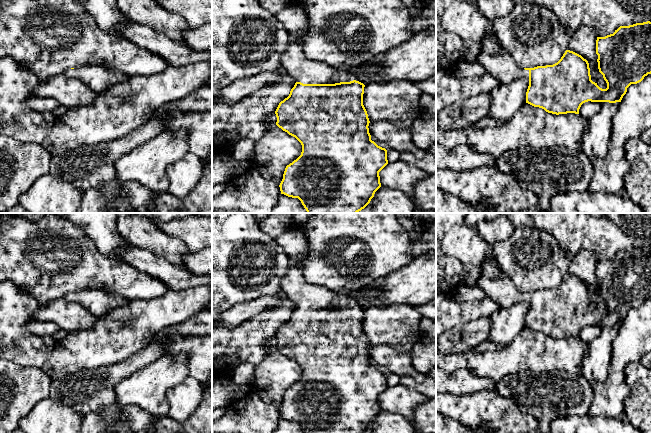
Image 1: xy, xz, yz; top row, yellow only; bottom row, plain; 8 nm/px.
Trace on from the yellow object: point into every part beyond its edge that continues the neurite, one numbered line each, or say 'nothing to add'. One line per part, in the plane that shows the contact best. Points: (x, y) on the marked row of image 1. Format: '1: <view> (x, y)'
1: xz (293, 60)

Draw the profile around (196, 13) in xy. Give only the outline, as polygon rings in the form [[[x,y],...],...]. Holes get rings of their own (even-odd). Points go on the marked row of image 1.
[[[156,0],[166,10],[185,19],[190,29],[212,22],[212,0]]]

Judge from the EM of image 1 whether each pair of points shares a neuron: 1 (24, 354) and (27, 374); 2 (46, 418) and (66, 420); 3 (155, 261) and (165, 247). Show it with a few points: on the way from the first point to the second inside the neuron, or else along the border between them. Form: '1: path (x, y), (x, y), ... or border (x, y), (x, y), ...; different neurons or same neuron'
1: border (10, 360), (20, 365), (41, 368); different neurons
2: path (51, 420), (61, 420); same neuron
3: border (137, 247), (149, 249), (180, 266); different neurons

